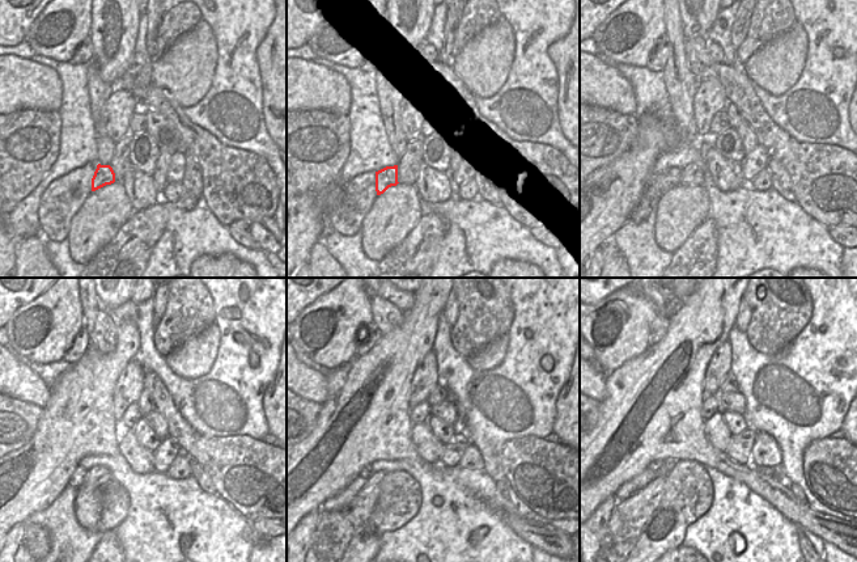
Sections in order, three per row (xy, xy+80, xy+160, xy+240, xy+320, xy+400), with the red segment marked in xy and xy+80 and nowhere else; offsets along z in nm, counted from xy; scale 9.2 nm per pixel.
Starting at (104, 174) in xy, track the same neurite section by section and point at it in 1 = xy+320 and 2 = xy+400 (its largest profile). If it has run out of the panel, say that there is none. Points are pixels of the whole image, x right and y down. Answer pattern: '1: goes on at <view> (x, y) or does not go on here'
1: goes on at xy+320 (365, 473)
2: goes on at xy+400 (656, 465)

